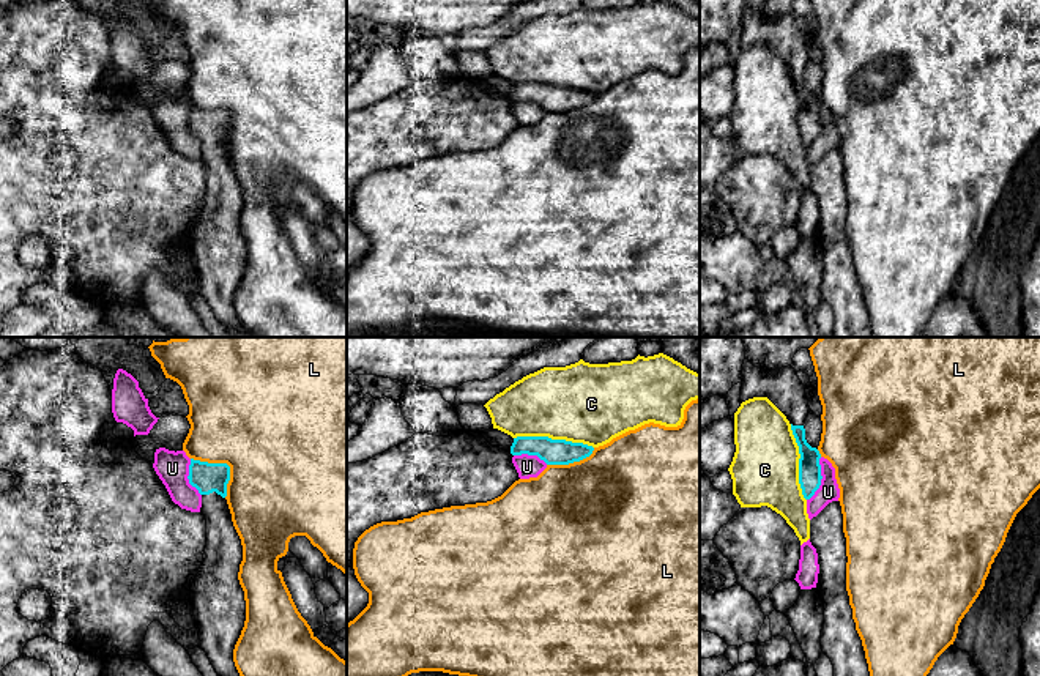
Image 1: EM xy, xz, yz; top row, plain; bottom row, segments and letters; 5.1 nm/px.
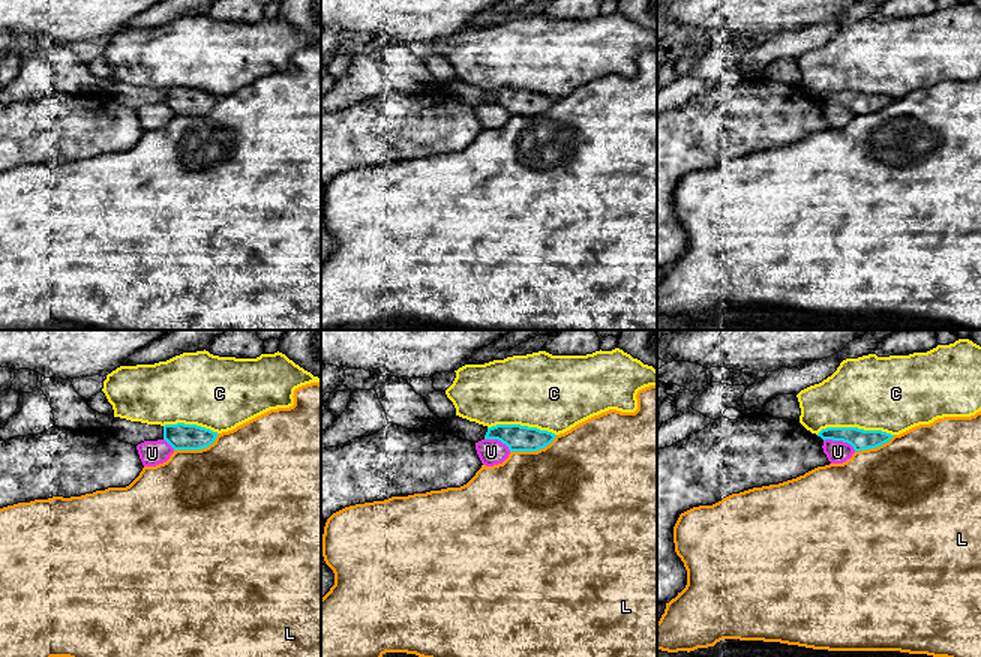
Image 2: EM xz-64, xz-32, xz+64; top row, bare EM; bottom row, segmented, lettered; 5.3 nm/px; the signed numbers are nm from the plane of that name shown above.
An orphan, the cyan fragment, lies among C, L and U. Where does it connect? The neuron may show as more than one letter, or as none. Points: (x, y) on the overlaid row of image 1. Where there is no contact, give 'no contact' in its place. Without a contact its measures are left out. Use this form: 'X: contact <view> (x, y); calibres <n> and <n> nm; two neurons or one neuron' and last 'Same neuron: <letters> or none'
C: contact xz (553, 440); calibres 130 and 400 nm; two neurons
L: contact xy (226, 464); calibres 160 and 500 nm; two neurons
U: contact yz (821, 478); calibres 110 and 110 nm; two neurons
Same neuron: none

